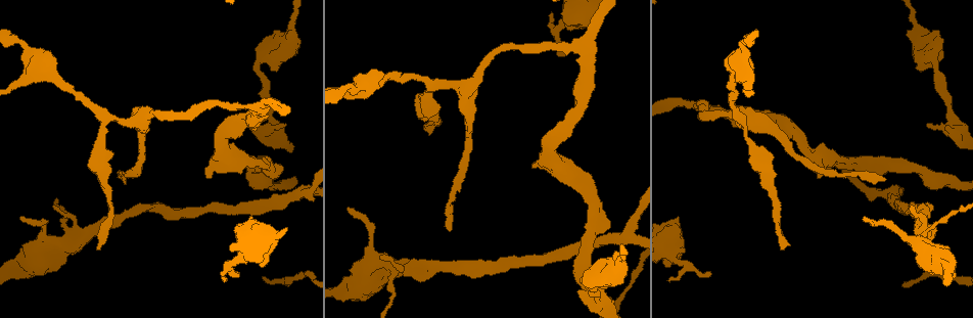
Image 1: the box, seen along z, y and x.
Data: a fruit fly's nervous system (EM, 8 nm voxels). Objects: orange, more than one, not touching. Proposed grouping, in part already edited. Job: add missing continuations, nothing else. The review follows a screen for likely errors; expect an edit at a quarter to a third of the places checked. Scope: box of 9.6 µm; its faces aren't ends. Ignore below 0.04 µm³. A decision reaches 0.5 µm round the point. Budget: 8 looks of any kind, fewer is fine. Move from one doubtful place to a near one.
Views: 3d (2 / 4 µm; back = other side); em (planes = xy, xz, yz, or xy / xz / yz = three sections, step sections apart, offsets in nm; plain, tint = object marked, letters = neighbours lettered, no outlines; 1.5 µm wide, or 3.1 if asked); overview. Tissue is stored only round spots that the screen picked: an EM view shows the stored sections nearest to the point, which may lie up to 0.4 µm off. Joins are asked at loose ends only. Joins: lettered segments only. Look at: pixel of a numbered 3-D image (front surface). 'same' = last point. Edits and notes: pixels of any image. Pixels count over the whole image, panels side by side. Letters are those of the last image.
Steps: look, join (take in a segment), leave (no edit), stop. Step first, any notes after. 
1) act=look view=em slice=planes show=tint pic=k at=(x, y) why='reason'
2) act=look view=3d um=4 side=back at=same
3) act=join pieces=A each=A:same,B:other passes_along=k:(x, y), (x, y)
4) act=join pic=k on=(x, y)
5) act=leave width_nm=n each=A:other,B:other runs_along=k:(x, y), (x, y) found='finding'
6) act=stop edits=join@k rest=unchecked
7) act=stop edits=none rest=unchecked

act=look view=em slice=planes show=letters pic=1 at=(230, 273) why='free end'

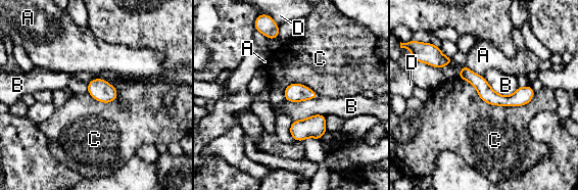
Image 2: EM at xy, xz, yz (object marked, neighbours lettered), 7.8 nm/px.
act=leave each=A:other,B:other,C:other,D:other border=2:(456, 78), (491, 104), (535, 93) found='no lettered segment goes on from it'

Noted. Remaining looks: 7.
act=look view=em slice=planes show=letters pic=1 at=(929, 124) why='free end'

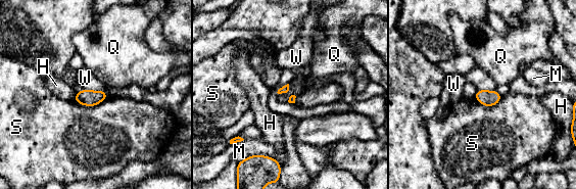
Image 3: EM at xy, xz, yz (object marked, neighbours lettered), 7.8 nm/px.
act=leave each=H:other,M:other,Q:other,S:other,W:other border=3:(82, 89), (104, 91) found='none of them fits'

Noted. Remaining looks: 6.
act=look view=em slice=xz step=4 show=tint pic=1 at=(817, 177) why='an open end'

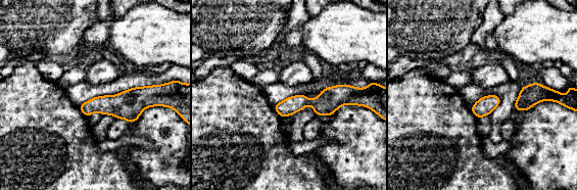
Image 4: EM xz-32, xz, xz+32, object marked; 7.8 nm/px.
act=look view=em slice=planes show=letters at=same why='cut it another way'

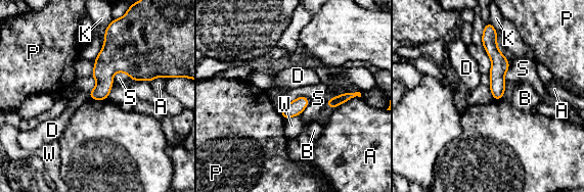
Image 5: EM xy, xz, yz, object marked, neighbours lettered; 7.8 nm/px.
act=leave width_nm=110 each=A:other,B:other,D:other,K:other,P:other,S:other,W:other runs_along=5:(485, 37), (497, 57), (496, 97) found='no lettered segment goes on from it'

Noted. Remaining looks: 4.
act=stop edits=none rest=unchecked

